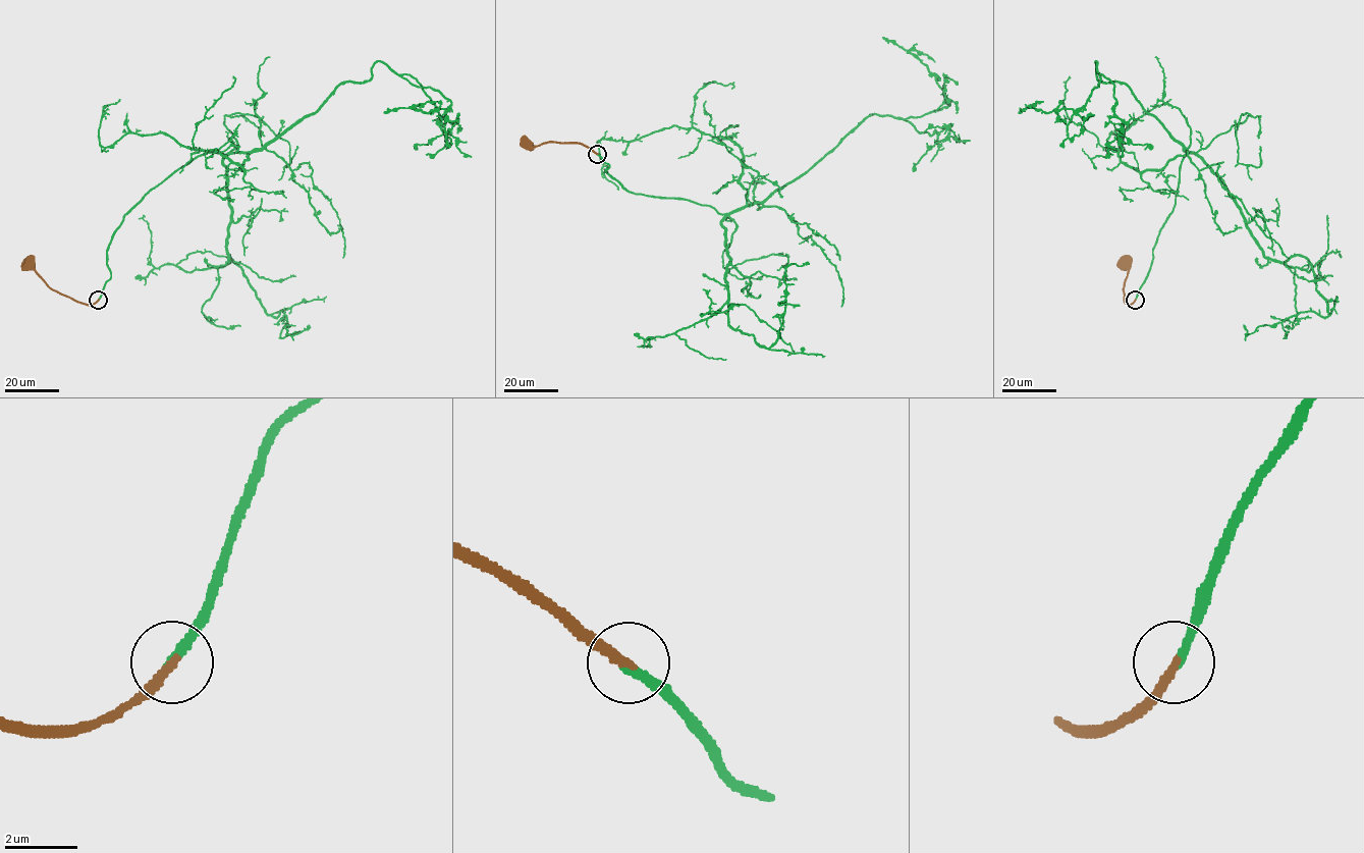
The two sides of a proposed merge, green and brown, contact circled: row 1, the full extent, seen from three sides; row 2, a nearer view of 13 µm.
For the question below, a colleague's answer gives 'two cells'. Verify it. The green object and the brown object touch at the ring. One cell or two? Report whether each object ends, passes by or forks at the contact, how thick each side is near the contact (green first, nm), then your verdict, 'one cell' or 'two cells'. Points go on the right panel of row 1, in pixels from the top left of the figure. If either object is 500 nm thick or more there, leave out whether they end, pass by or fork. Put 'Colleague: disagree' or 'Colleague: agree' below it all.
green ends; brown ends; calibres 200 and 240 nm; one cell
Colleague: disagree

